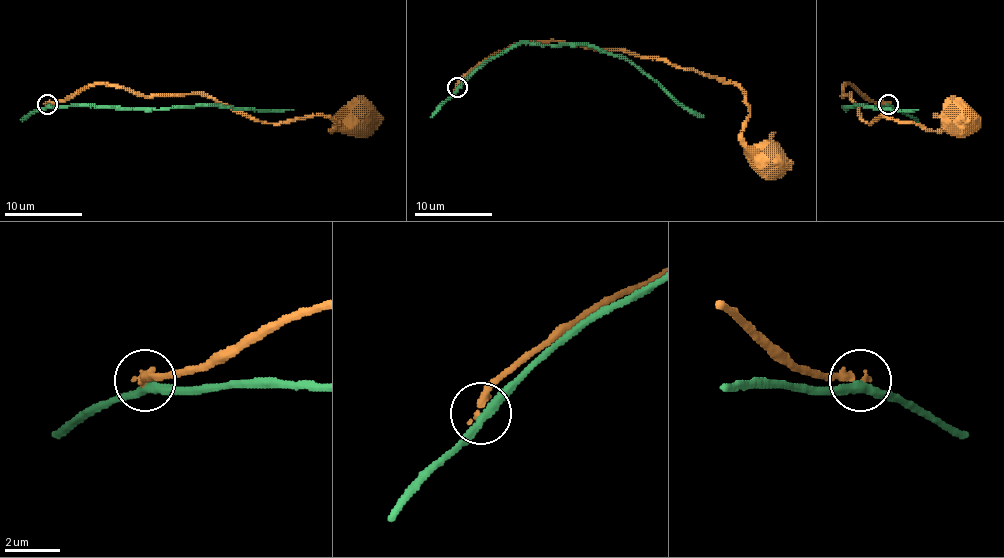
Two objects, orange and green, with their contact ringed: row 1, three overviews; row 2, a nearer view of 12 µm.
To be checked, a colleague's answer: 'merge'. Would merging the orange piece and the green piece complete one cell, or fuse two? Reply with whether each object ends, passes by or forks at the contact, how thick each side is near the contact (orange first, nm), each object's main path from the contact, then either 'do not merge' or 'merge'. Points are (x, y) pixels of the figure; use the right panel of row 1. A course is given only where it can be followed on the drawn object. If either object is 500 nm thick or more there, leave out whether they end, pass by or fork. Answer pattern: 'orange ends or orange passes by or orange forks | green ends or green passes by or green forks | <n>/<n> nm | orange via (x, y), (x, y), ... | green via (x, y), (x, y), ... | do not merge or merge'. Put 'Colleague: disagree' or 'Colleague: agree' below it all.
orange ends | green passes by | 280/320 nm | orange via (889, 104), (844, 86), (842, 96), (850, 94), (867, 123), (883, 115), (941, 131), (963, 104), (961, 110) | green via (889, 104), (844, 108), (918, 110) | do not merge
Colleague: disagree

